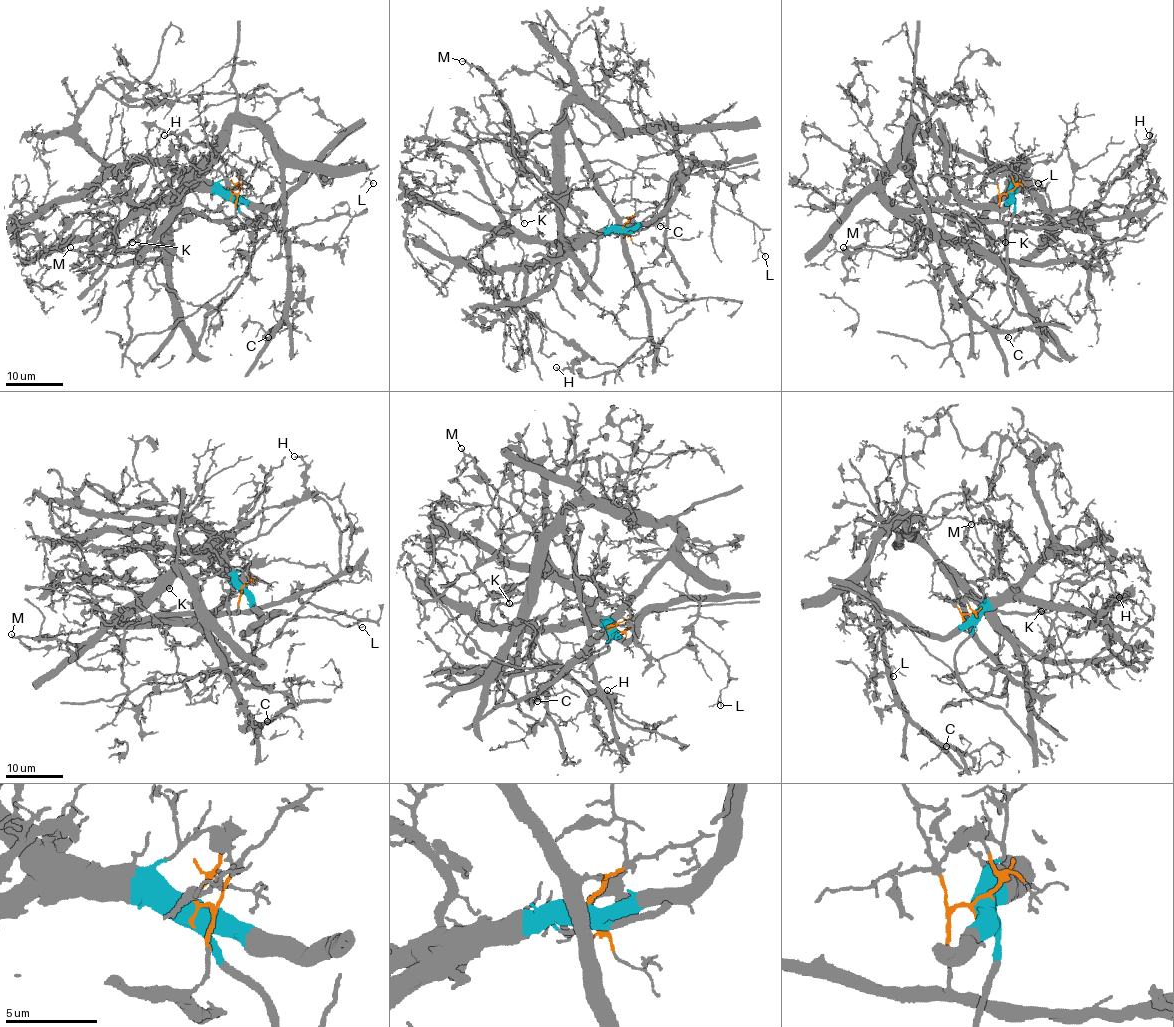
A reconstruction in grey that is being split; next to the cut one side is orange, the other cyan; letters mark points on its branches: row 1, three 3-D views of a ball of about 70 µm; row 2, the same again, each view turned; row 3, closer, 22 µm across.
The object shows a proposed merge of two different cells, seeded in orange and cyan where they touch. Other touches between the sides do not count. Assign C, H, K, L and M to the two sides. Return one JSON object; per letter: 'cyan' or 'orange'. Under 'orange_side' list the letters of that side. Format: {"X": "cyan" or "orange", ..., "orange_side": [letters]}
{"C": "orange", "H": "cyan", "K": "orange", "L": "orange", "M": "orange", "orange_side": ["C", "K", "L", "M"]}

